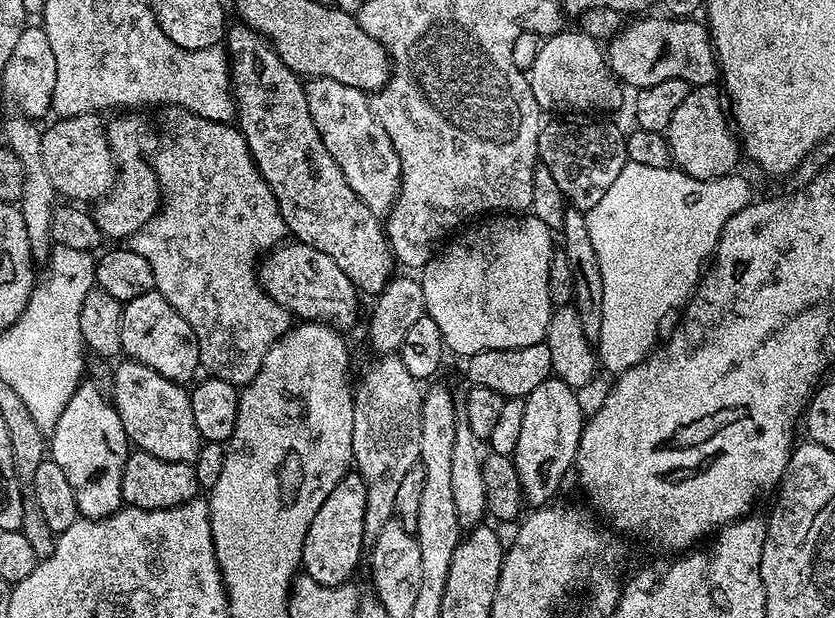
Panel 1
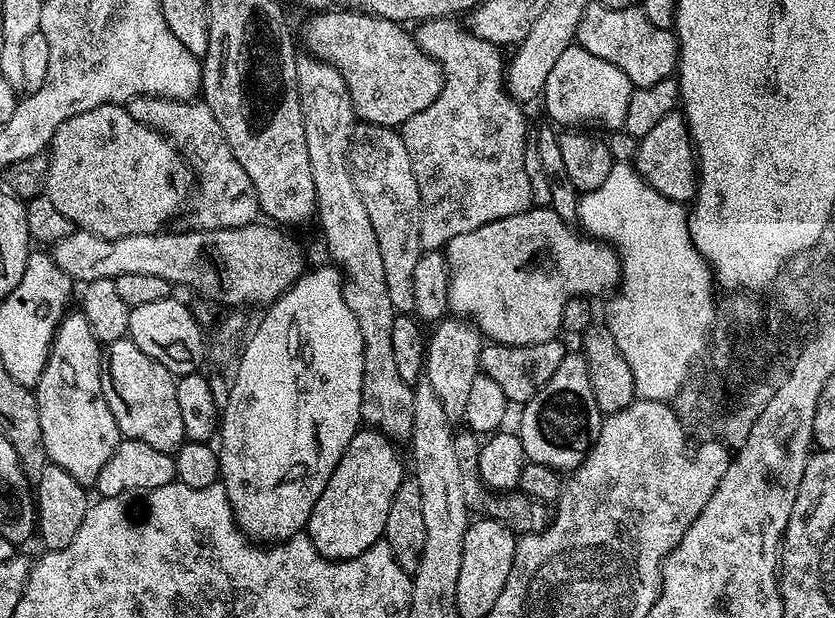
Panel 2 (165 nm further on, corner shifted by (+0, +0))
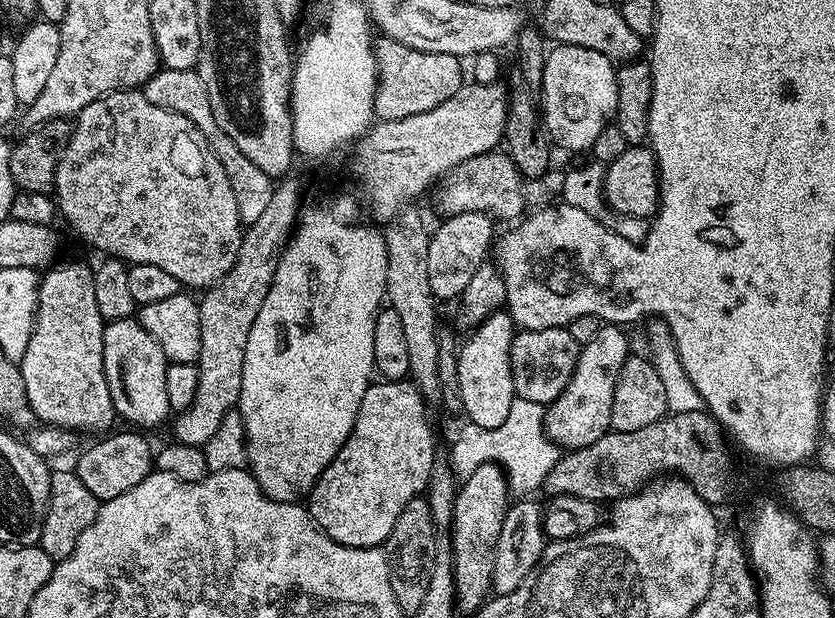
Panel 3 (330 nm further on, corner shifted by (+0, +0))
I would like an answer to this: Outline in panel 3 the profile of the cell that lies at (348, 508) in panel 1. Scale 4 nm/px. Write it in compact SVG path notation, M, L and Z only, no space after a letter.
M385 380L368 385L366 394L362 394L362 406L358 406L358 418L334 462L318 478L306 497L306 507L316 520L325 536L334 538L336 544L345 544L351 548L380 548L384 539L394 530L394 521L406 502L415 496L424 496L433 468L437 467L436 440L432 437L432 428L428 425L429 405L416 385L403 380Z

